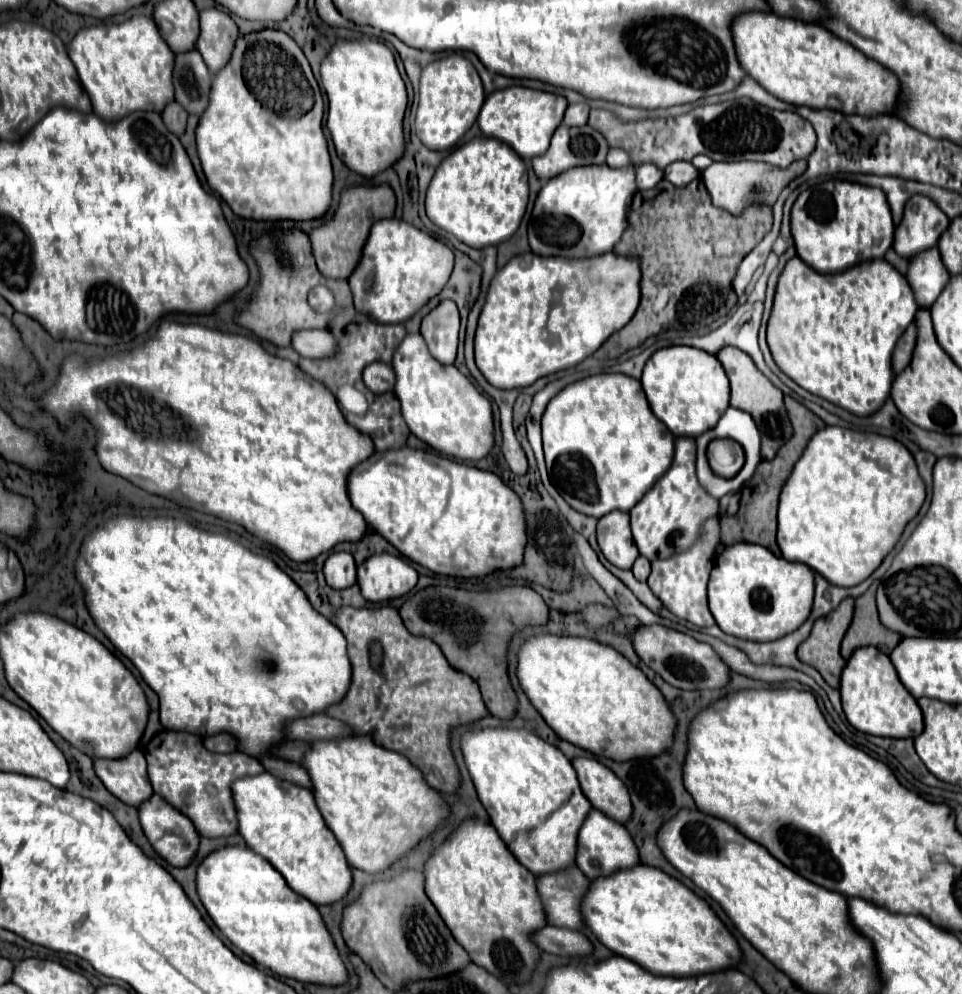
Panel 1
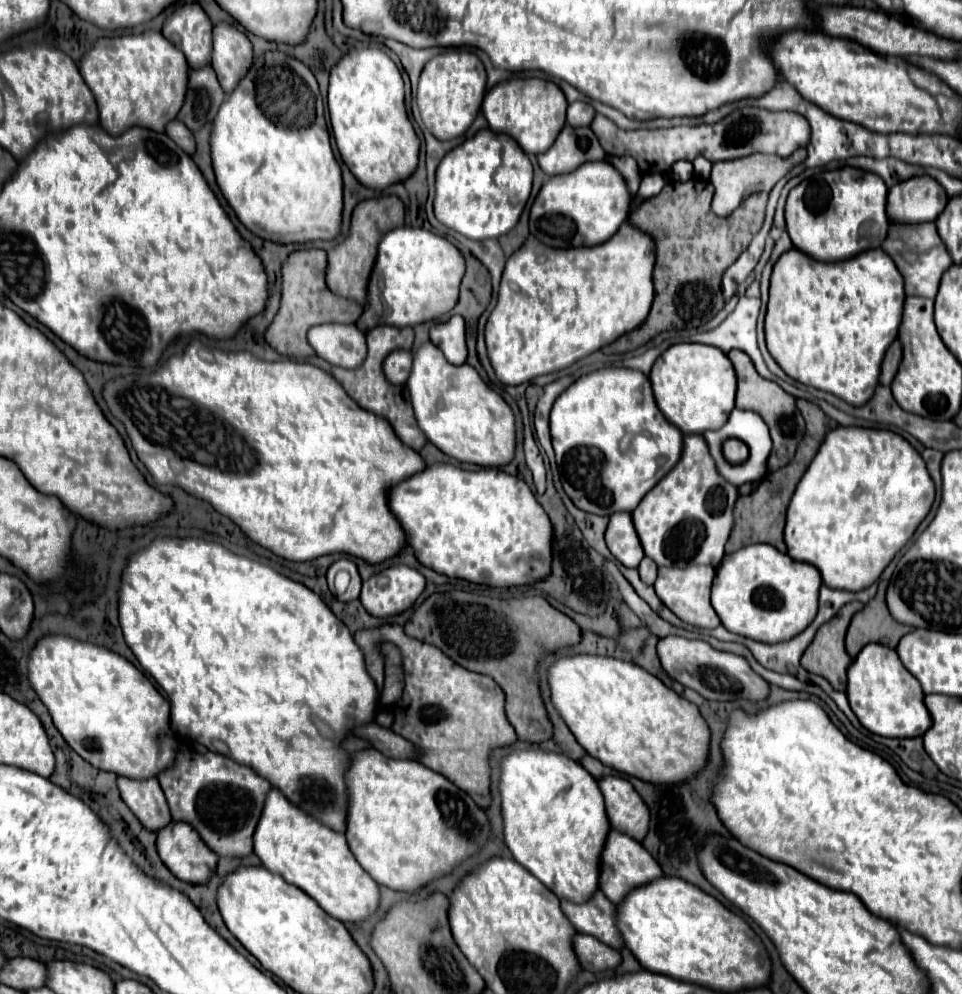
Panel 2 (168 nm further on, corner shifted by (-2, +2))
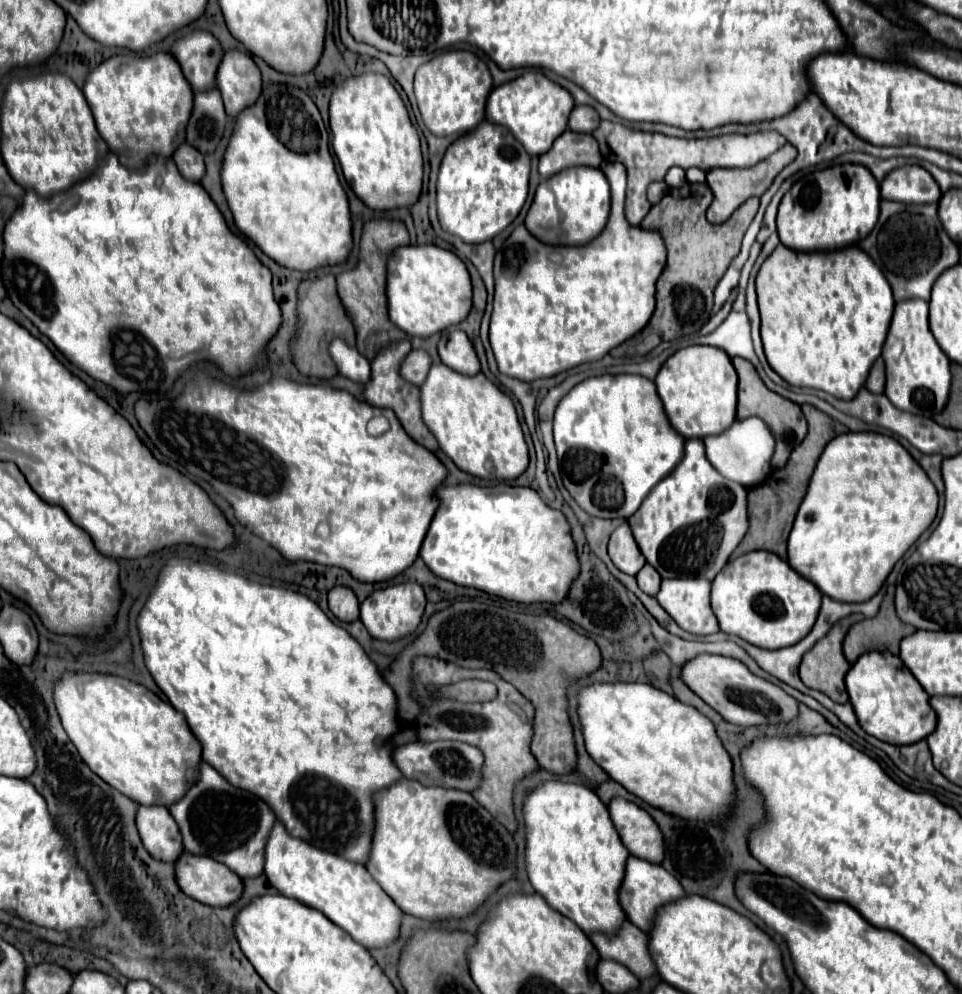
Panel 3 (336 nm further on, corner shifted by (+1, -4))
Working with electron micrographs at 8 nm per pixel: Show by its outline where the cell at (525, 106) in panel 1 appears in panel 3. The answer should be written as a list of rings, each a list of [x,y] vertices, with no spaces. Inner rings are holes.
[[[526,72],[520,78],[494,88],[486,102],[486,120],[506,126],[514,138],[530,152],[530,156],[544,154],[554,140],[566,130],[566,122],[574,100],[568,90],[550,82],[540,72]]]

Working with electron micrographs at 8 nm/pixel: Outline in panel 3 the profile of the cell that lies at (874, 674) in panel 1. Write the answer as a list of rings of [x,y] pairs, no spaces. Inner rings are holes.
[[[890,652],[862,654],[846,674],[846,688],[862,730],[882,742],[912,744],[924,740],[936,728],[936,712],[928,704],[930,696],[902,660]]]

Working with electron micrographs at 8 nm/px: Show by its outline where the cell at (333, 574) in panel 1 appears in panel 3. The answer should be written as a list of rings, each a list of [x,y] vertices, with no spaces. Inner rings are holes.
[[[334,586],[330,592],[328,592],[328,606],[332,610],[332,614],[342,620],[342,622],[352,622],[360,616],[358,612],[358,598],[356,594],[352,592],[352,588],[348,586]]]

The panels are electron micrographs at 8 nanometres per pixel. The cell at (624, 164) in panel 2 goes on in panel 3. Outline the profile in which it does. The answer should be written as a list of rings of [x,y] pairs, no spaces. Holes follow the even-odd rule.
[[[602,162],[600,164],[600,170],[606,174],[608,182],[610,182],[610,190],[612,190],[612,212],[610,212],[610,220],[604,228],[604,232],[592,240],[590,244],[586,246],[548,246],[548,244],[542,244],[540,240],[536,240],[524,226],[518,226],[510,238],[504,242],[504,248],[496,254],[496,260],[494,260],[494,278],[496,278],[496,294],[494,294],[494,312],[492,312],[492,320],[490,320],[490,346],[492,346],[492,352],[496,356],[496,364],[498,364],[498,370],[510,378],[516,378],[516,380],[522,380],[522,382],[534,382],[538,378],[550,378],[550,376],[556,376],[564,370],[570,370],[578,364],[584,364],[584,362],[592,362],[592,360],[600,360],[604,358],[612,348],[616,348],[618,344],[622,344],[624,340],[632,338],[636,332],[640,332],[652,312],[654,312],[654,284],[666,264],[666,248],[664,248],[664,242],[662,238],[658,236],[658,232],[654,230],[642,230],[640,226],[632,226],[628,224],[626,216],[624,216],[624,200],[626,200],[626,168],[620,164],[620,162]]]

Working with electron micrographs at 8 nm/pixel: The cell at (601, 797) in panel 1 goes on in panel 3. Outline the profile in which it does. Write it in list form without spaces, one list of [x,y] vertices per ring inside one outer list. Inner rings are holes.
[[[612,798],[608,812],[622,844],[632,856],[654,864],[662,862],[662,834],[648,812],[624,798]]]

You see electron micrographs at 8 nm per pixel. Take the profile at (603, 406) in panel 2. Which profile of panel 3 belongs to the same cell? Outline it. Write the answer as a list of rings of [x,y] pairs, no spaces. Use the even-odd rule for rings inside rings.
[[[604,374],[576,384],[556,408],[554,444],[564,488],[584,512],[596,518],[630,518],[648,492],[666,478],[684,456],[684,438],[670,426],[654,382],[636,374]],[[602,474],[610,474],[610,478],[604,480],[616,482],[620,488],[594,488],[602,484]]]

